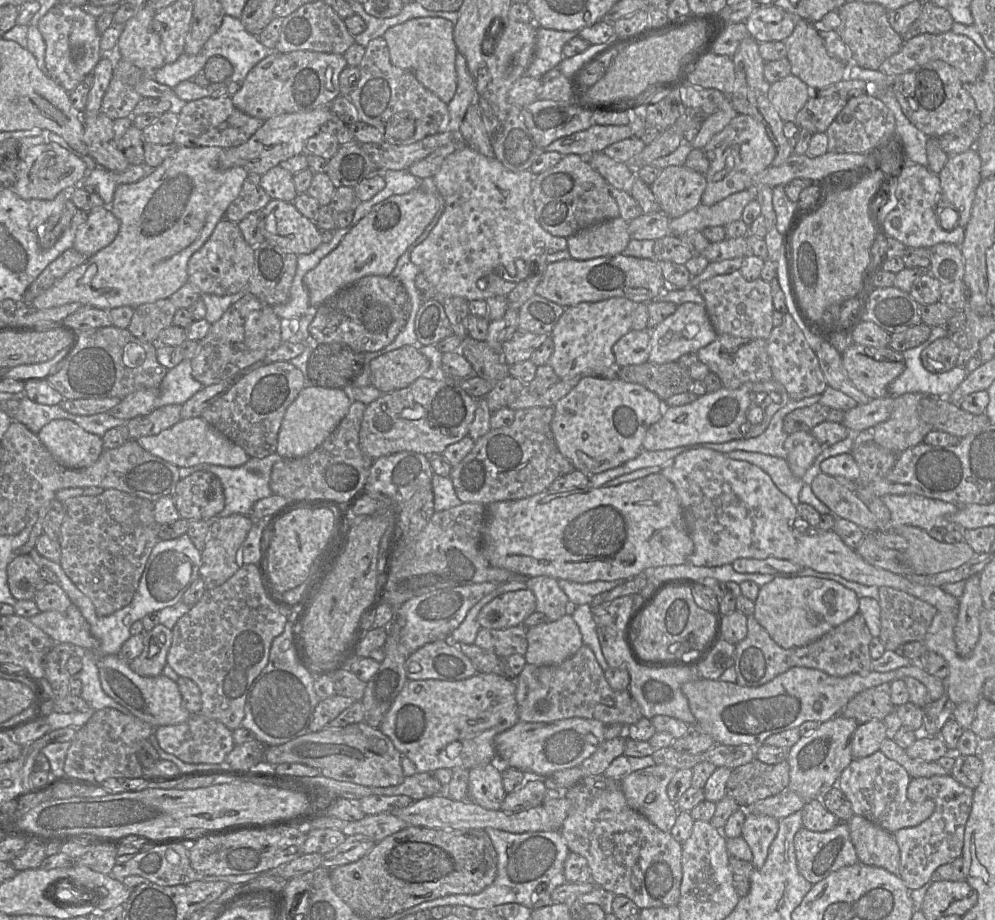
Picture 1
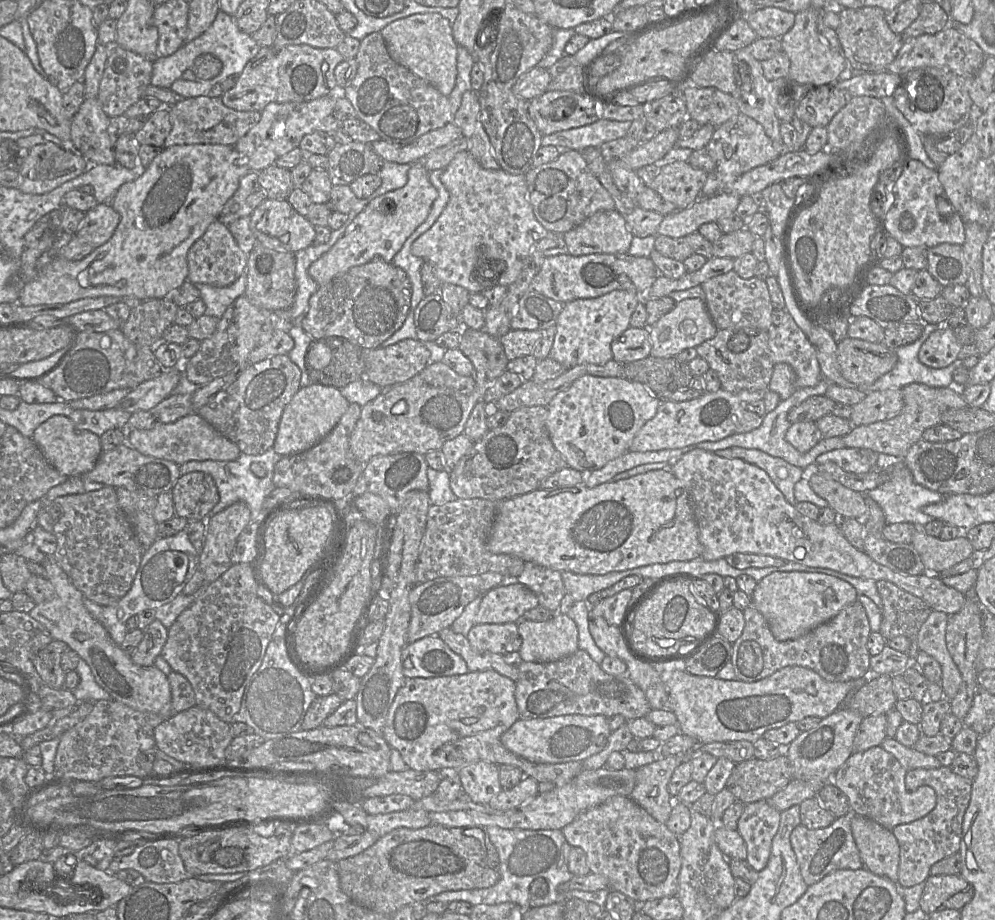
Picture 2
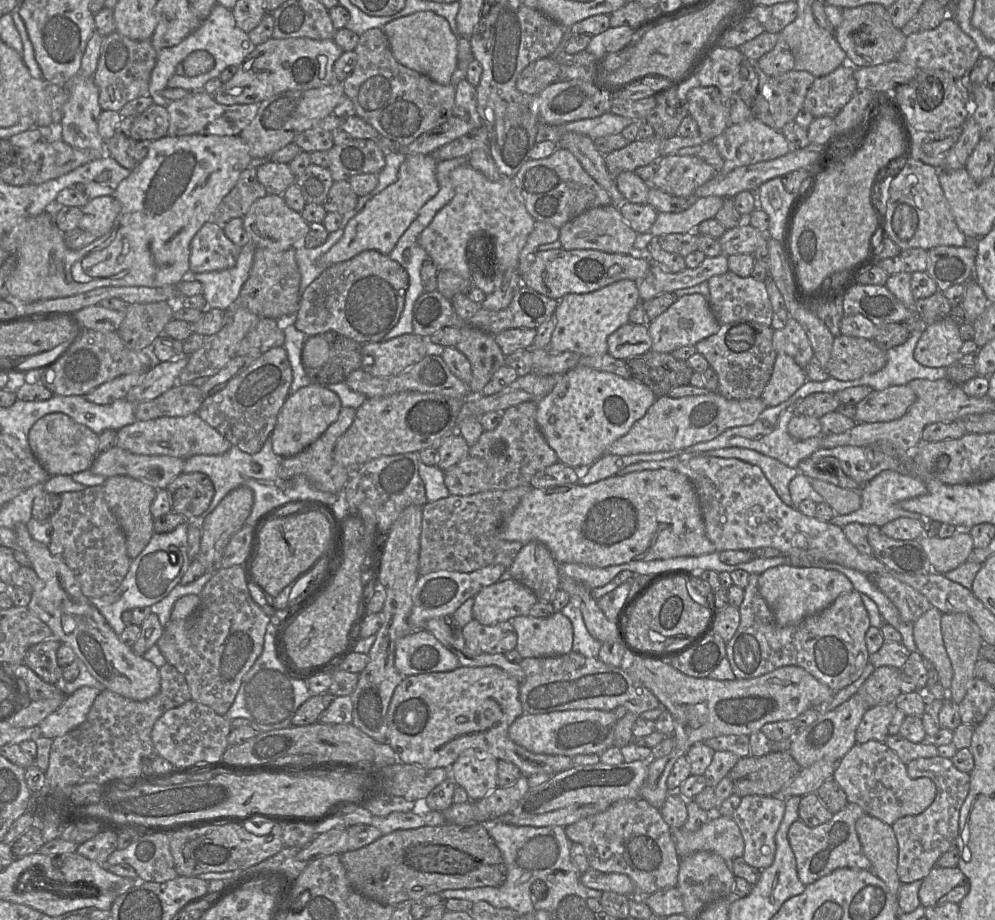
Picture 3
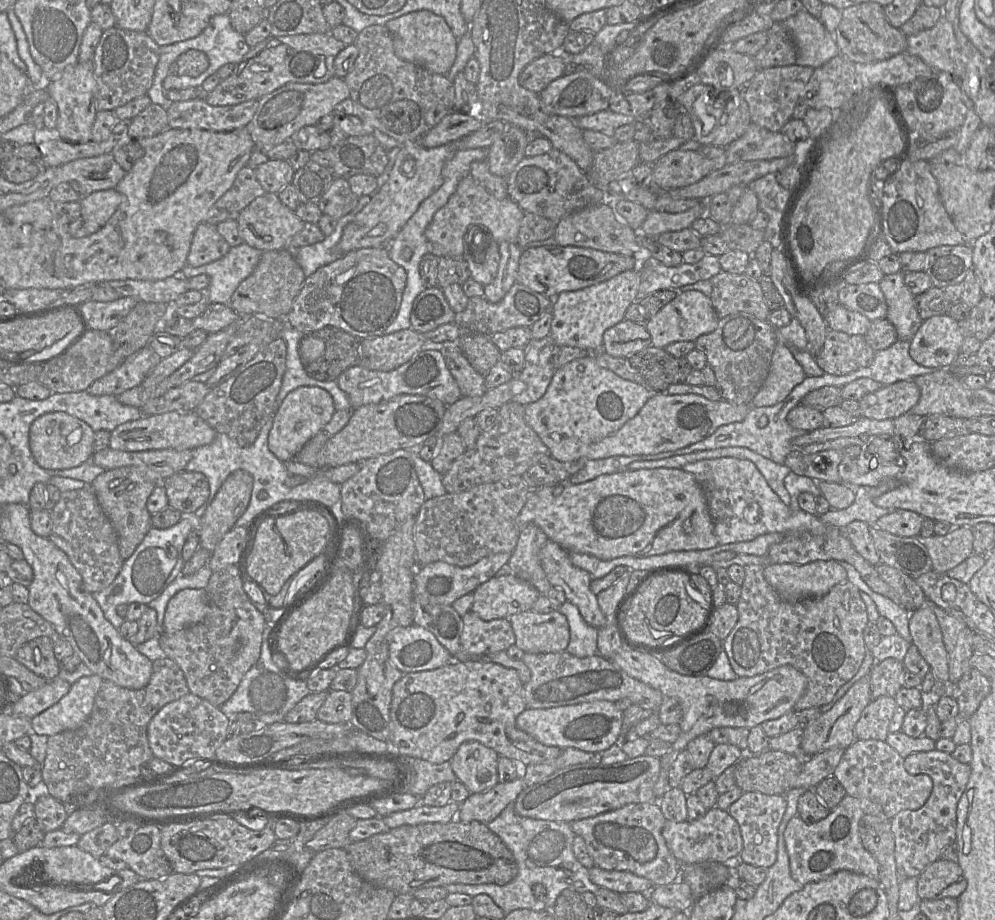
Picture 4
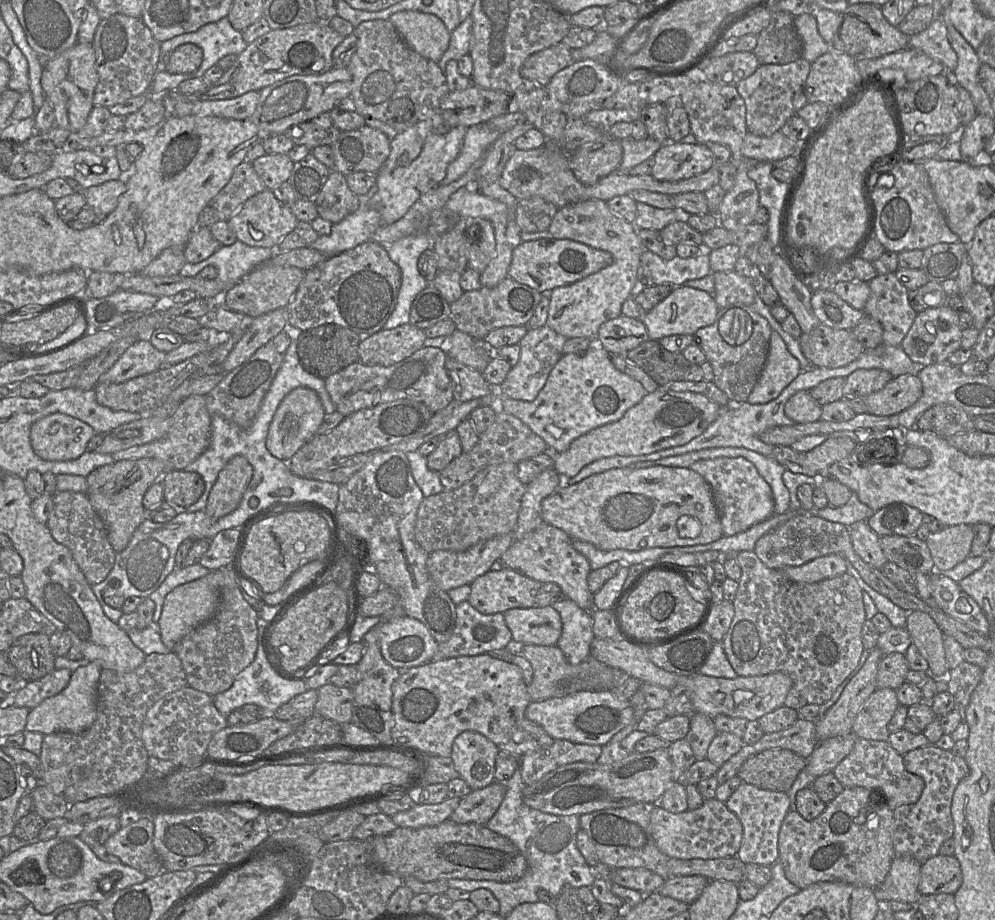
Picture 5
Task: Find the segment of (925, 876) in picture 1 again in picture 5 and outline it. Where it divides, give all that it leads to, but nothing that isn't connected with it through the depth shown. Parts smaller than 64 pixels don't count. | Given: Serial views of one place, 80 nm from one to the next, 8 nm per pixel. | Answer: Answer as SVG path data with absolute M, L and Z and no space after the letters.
M929 744L903 755L905 769L921 777L924 788L919 799L912 804L897 807L893 815L893 846L896 856L910 856L920 863L939 854L941 845L954 834L951 814L953 794L959 783L969 774L965 758Z

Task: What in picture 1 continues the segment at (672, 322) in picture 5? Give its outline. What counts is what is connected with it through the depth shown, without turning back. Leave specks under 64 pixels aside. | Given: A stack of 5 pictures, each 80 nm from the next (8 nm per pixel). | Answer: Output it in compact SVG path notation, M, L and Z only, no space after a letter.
M694 302L678 305L673 314L649 331L651 337L648 361L657 364L678 361L685 353L697 352L713 342L718 335L709 320L705 307Z

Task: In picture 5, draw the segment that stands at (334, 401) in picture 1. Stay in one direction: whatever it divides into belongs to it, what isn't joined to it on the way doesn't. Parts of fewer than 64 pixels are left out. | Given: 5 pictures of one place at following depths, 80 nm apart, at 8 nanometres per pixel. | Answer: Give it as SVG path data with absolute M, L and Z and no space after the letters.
M306 387L294 389L280 403L270 424L266 439L268 451L274 457L288 462L300 448L316 435L325 415L321 400L314 390Z

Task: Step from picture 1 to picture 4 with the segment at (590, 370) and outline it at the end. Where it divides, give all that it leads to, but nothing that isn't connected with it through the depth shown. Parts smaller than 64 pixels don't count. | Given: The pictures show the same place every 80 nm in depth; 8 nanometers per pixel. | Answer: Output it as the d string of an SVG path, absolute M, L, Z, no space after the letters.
M628 270L599 284L575 291L564 291L551 300L550 335L558 346L574 346L592 352L603 351L604 332L625 319L627 308L637 300L638 270Z

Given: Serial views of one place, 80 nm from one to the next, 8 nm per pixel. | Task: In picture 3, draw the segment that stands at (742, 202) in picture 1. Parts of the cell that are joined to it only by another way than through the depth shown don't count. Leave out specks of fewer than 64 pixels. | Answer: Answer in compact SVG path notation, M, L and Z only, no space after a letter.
M707 196L692 199L691 205L679 213L658 212L649 232L653 236L696 231L704 220L714 218L721 209L724 199Z

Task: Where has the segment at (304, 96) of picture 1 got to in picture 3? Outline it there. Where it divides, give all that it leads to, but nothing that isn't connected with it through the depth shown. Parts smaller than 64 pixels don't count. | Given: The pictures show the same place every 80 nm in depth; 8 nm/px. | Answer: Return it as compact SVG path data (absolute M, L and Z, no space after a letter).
M270 38L256 46L237 67L235 75L218 89L214 100L223 105L259 104L290 90L309 90L335 82L333 66L343 50L333 40L310 38Z

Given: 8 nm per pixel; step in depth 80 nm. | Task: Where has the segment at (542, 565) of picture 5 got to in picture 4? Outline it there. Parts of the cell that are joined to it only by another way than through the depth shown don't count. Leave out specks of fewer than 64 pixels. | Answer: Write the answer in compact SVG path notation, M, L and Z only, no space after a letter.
M549 539L540 551L540 563L549 583L564 591L567 601L579 609L586 623L597 629L608 623L591 590L590 573L573 565L568 551Z

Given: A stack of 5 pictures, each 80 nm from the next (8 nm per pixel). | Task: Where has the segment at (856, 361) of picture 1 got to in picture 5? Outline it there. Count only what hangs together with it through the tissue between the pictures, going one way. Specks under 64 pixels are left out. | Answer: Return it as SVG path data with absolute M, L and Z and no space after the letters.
M818 325L798 339L805 357L815 367L839 368L860 357L866 348L851 330Z

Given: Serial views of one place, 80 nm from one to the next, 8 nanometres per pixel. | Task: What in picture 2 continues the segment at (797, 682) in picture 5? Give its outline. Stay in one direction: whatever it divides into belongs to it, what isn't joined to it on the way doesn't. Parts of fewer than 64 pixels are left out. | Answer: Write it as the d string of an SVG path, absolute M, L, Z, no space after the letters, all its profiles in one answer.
M860 601L843 608L836 616L823 623L807 634L787 641L778 641L774 638L763 615L751 604L743 610L745 625L741 636L732 644L731 664L736 680L755 682L768 677L787 666L802 666L809 668L830 682L847 682L863 678L870 668L870 654L867 642L871 633L866 611Z

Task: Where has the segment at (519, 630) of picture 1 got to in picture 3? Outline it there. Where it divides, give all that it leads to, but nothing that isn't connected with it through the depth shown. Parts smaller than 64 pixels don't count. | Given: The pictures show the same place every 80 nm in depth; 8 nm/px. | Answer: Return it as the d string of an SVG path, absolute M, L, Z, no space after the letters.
M472 619L462 632L466 648L472 655L505 654L517 646L517 632L510 621L482 625Z

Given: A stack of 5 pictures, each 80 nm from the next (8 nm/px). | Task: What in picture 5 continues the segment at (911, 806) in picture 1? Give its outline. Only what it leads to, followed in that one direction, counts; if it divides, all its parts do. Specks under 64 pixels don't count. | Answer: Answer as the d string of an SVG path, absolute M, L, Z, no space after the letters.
M856 739L850 753L832 772L844 788L864 787L875 790L871 795L886 802L892 811L901 805L915 803L924 788L923 779L905 769L903 756L888 741Z

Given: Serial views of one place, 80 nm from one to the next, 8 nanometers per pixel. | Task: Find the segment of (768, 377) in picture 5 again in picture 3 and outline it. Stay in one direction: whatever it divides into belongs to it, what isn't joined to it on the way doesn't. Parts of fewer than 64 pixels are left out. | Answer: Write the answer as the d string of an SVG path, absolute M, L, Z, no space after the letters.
M777 353L773 373L761 399L767 407L777 406L788 400L807 380L805 370L792 357Z

